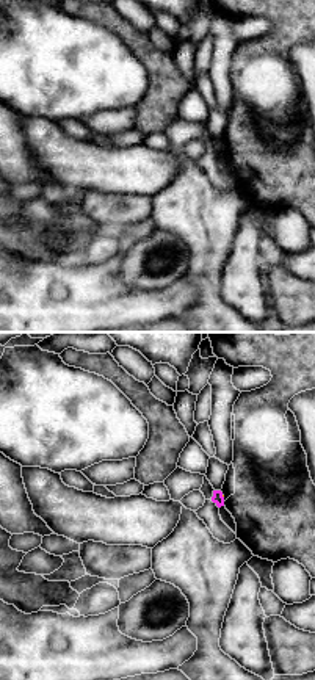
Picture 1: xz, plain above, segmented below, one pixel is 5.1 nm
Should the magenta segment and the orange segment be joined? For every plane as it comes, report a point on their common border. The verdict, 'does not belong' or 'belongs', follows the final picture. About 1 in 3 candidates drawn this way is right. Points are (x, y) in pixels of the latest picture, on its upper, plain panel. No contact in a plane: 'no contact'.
no contact

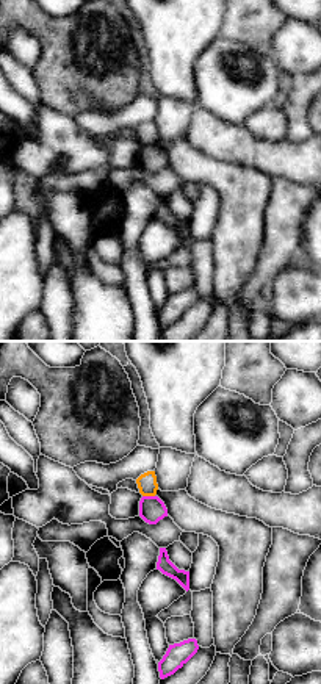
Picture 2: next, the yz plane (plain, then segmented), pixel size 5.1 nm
meets magenta at (149, 146)

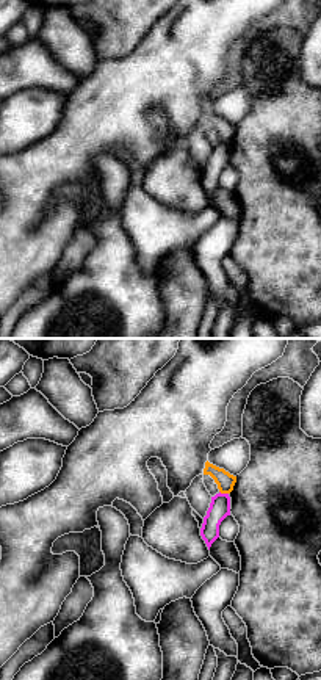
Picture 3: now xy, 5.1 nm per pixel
meets magenta at (224, 143)

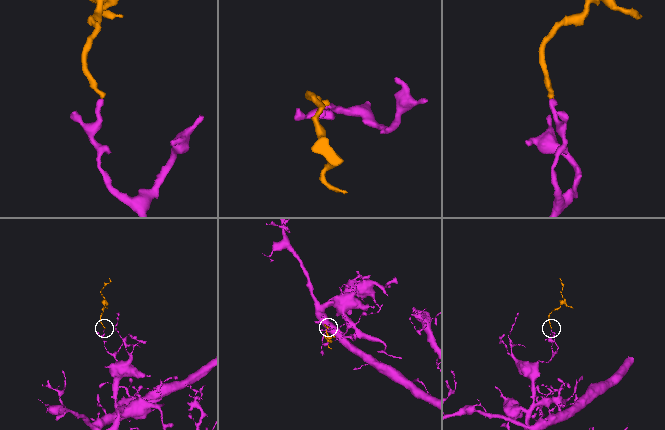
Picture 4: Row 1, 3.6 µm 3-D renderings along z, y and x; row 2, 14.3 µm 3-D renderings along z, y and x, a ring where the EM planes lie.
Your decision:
does not belong

